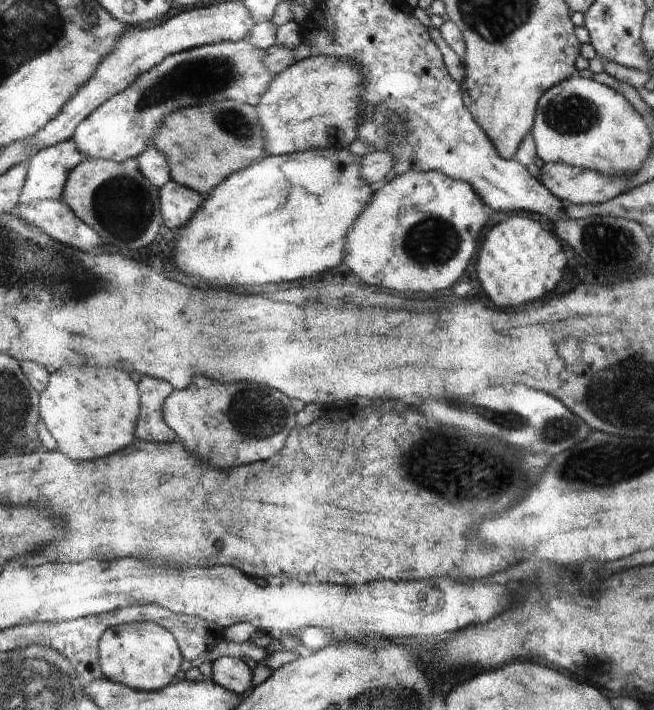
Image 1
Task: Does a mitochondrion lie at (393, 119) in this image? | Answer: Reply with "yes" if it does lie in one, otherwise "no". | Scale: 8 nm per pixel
yes

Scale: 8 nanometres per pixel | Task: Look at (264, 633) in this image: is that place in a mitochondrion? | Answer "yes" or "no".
no

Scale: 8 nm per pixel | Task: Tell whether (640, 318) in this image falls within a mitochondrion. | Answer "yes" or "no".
no

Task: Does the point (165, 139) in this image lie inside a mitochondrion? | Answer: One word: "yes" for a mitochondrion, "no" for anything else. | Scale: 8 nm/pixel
no

